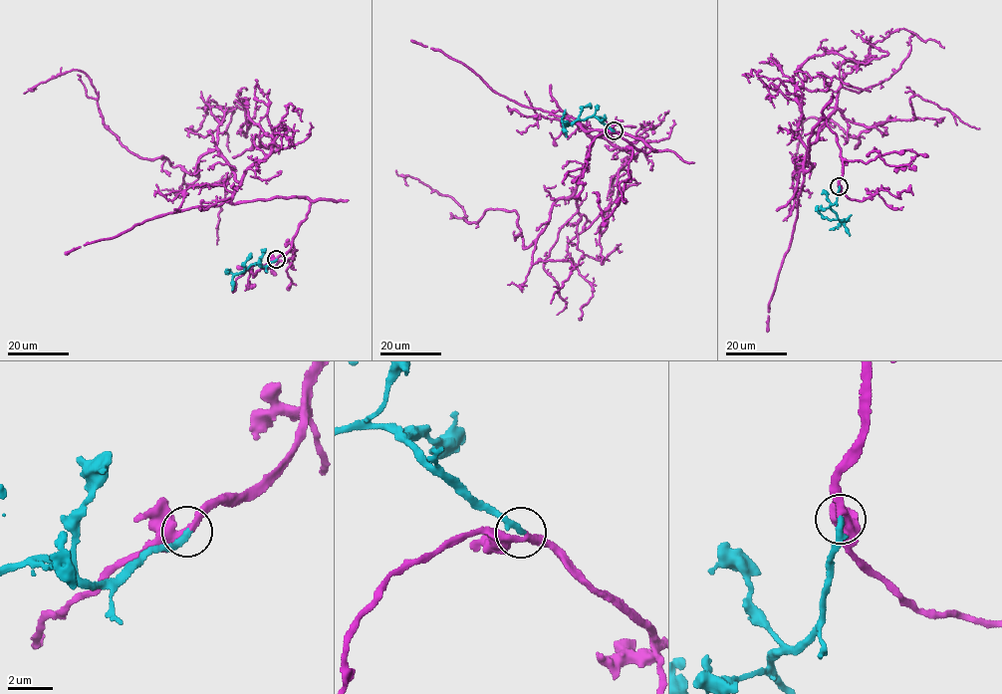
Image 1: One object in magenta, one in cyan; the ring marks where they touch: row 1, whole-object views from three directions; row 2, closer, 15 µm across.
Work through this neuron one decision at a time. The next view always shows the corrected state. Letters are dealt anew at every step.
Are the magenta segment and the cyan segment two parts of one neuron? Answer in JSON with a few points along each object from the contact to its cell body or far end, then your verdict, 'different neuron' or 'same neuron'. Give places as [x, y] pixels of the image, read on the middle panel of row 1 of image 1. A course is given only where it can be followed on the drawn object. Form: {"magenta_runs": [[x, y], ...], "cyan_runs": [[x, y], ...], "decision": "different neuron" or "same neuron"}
{"magenta_runs": [[614, 131], [656, 151], [581, 124], [592, 142], [577, 186], [525, 248], [514, 210], [466, 221], [395, 170]], "cyan_runs": [[613, 130], [594, 116], [565, 125], [562, 118], [565, 110]], "decision": "same neuron"}

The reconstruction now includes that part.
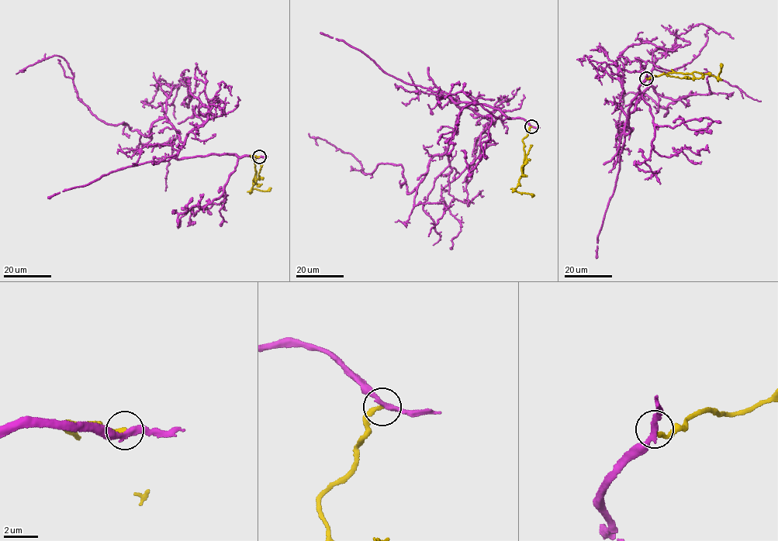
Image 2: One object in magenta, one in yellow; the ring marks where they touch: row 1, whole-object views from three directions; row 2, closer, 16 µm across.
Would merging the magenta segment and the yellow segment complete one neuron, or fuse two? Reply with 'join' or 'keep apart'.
keep apart

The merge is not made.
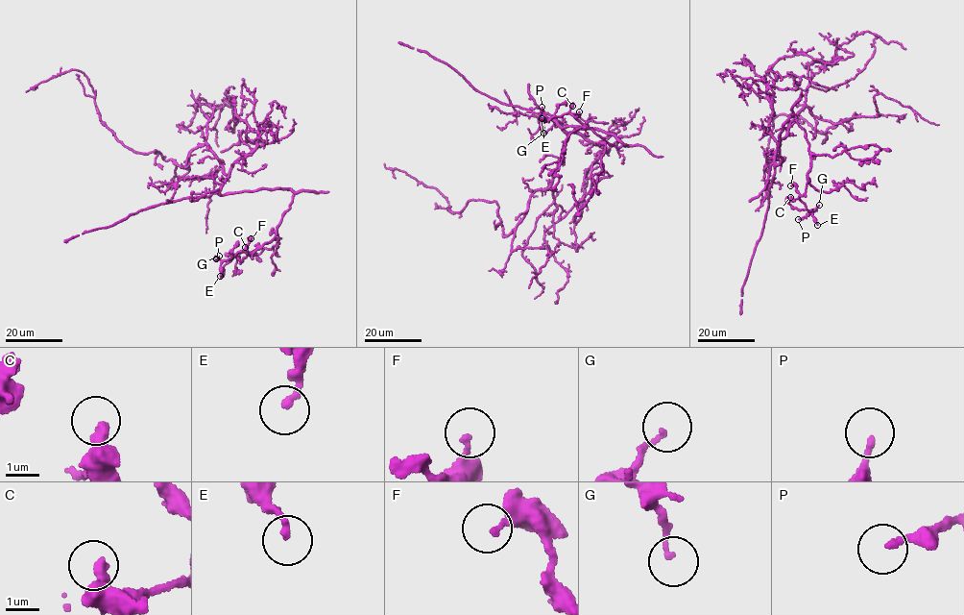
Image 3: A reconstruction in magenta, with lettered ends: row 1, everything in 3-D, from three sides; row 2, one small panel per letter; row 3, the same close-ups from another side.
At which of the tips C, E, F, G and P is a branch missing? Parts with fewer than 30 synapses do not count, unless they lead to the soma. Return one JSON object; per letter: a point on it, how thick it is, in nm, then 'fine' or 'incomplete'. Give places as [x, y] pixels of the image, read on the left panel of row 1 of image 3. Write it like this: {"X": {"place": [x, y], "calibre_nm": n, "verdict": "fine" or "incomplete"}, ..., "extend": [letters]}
{"C": {"place": [245, 247], "calibre_nm": 360, "verdict": "fine"}, "E": {"place": [220, 276], "calibre_nm": 180, "verdict": "fine"}, "F": {"place": [251, 238], "calibre_nm": 220, "verdict": "fine"}, "G": {"place": [219, 256], "calibre_nm": 140, "verdict": "fine"}, "P": {"place": [216, 258], "calibre_nm": 180, "verdict": "fine"}, "extend": []}

